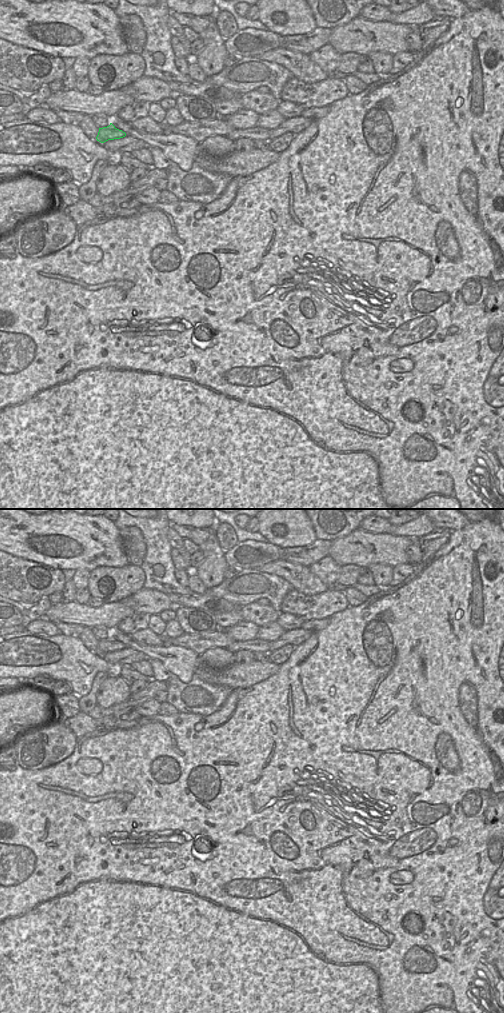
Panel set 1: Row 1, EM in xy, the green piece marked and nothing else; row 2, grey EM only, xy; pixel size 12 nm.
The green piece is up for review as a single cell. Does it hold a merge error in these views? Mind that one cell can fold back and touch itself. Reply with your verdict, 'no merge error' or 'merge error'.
no merge error

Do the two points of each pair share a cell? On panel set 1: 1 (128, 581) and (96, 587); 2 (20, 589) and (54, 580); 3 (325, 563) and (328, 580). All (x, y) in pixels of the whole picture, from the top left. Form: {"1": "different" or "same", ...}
{"1": "same", "2": "same", "3": "same"}

